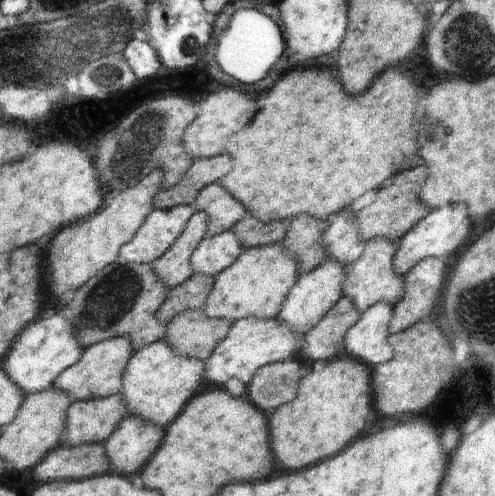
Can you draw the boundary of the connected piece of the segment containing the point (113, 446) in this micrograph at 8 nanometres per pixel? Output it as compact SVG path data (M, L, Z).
M128 414L126 418L119 423L116 431L104 442L105 451L115 466L118 474L130 474L136 472L142 462L146 464L148 458L152 458L152 454L158 450L160 442L164 438L164 430L160 426L151 423L150 421L143 422L138 415Z

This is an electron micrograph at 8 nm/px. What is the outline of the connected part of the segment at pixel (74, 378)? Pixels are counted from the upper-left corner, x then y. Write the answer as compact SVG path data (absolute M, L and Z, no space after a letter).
M130 335L115 336L90 345L84 349L83 356L78 363L74 363L58 376L54 386L64 389L78 401L115 395L123 388L123 377L132 356L134 356L133 340Z

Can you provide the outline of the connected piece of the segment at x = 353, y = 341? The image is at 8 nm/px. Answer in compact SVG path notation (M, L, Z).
M380 301L361 312L359 321L345 336L347 356L356 356L372 364L390 360L393 346L389 343L391 320L396 303Z

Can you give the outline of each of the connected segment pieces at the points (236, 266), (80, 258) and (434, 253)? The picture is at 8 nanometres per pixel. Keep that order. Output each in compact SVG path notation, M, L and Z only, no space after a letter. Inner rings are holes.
M280 243L248 247L230 267L215 277L213 290L204 306L209 317L228 319L234 322L246 317L274 319L289 292L300 279L301 262Z
M152 171L134 187L124 189L110 197L94 215L72 223L58 232L50 244L50 268L52 290L59 296L66 290L78 290L104 267L116 262L120 250L130 243L140 227L154 210L154 196L163 184L165 172Z
M464 202L446 204L446 208L442 206L432 210L428 216L420 220L416 226L412 227L406 235L398 240L399 250L395 260L393 260L393 267L396 268L397 273L404 276L415 264L422 262L424 259L430 257L448 258L450 250L456 252L466 242L466 238L470 236L470 228L472 228L472 222L470 222L470 216L466 212Z

